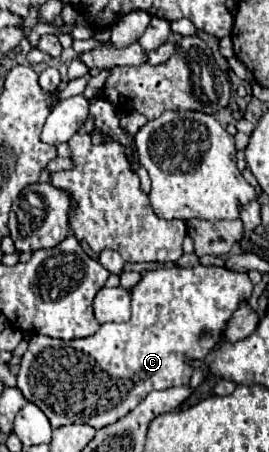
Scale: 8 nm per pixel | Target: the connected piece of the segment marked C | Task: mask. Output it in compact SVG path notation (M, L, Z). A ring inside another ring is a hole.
M171 267L171 269L155 269L155 271L147 271L141 281L131 289L131 319L127 323L113 323L113 325L101 325L101 329L85 339L71 339L71 341L63 341L63 339L53 339L47 335L33 335L33 339L29 341L29 349L25 351L23 359L21 359L21 369L17 375L17 387L23 391L25 399L35 403L51 421L51 427L61 427L61 425L69 425L69 423L77 423L77 419L85 425L91 425L95 429L101 429L105 425L111 425L115 421L119 421L121 417L125 417L129 411L133 411L141 399L145 399L151 391L159 391L159 389L169 389L169 387L179 387L179 385L187 385L189 377L193 373L193 367L187 363L189 359L203 359L207 353L213 351L213 347L219 337L221 331L225 329L225 323L229 321L231 313L237 309L241 299L249 299L253 291L253 283L249 279L247 273L237 273L225 267L193 267L193 269L179 269L179 267ZM201 331L207 331L209 337L201 339Z

